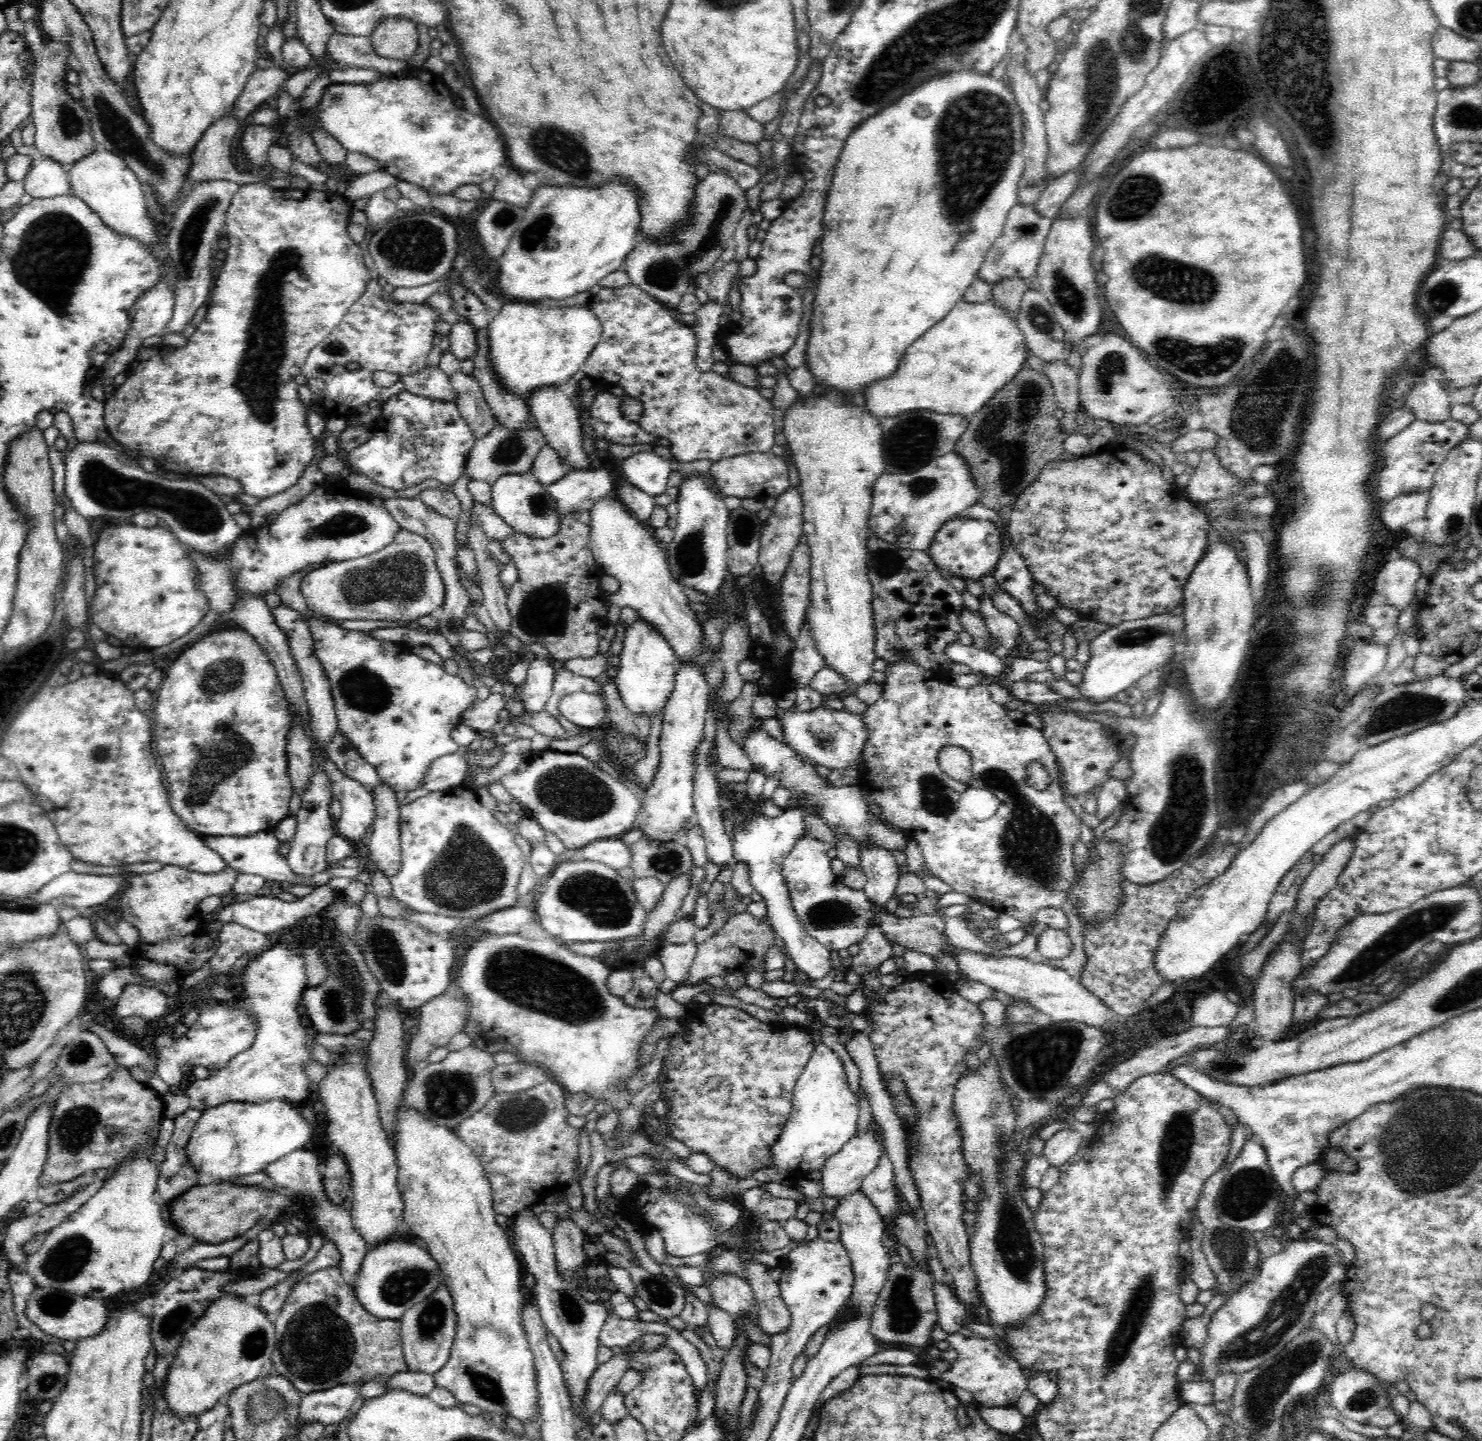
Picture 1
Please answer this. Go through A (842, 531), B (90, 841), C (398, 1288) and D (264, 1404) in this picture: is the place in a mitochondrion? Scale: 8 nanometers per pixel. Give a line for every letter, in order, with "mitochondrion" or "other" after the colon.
A: other
B: other
C: mitochondrion
D: mitochondrion

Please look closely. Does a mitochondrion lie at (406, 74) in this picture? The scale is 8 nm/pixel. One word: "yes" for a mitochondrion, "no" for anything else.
no

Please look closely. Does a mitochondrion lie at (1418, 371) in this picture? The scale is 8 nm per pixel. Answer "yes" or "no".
no

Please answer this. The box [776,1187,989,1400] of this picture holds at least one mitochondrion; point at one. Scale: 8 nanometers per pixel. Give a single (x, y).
(903, 1305)

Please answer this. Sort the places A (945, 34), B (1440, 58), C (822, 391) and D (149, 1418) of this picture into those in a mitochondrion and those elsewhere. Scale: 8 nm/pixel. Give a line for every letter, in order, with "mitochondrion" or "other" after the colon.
A: mitochondrion
B: other
C: other
D: other

